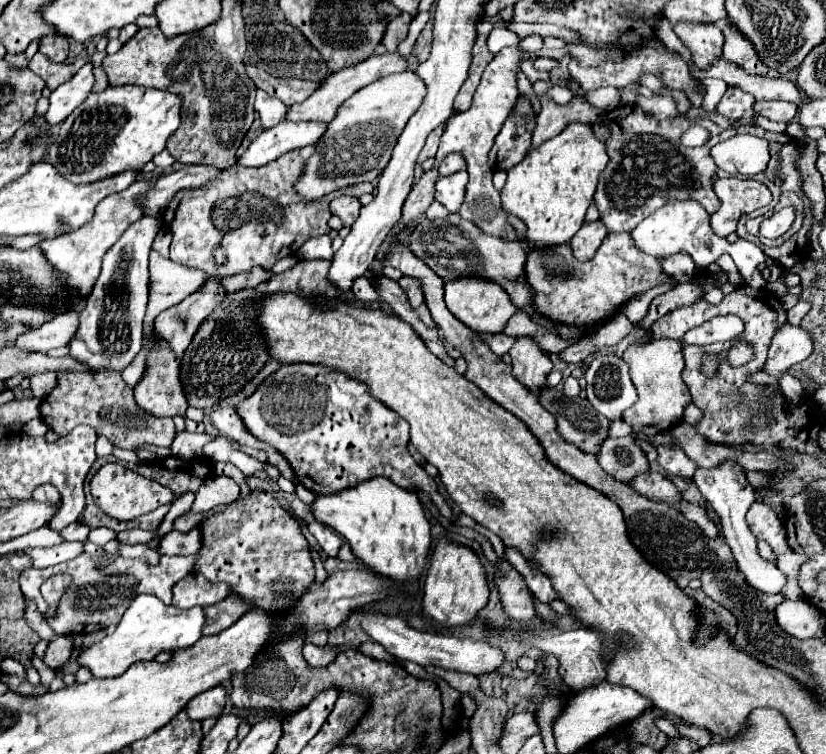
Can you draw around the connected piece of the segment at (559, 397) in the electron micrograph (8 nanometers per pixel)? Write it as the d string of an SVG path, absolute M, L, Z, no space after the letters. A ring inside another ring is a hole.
M543 387L543 389L539 389L537 397L539 397L539 403L555 417L559 435L565 441L571 441L573 445L577 445L585 453L597 453L599 445L607 439L609 421L603 415L595 413L595 409L591 409L591 403L587 399L565 397L565 393L559 391L559 389L555 389L555 387Z

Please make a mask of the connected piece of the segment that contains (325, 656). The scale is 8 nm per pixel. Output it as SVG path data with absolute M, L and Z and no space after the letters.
M307 643L307 645L303 647L303 657L305 657L305 661L307 661L311 667L325 667L325 665L329 665L329 663L335 659L335 649L331 649L331 647L319 649L319 647Z

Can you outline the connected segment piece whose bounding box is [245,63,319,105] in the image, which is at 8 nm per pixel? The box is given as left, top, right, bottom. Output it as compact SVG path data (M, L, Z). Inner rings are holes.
M247 63L245 69L247 69L247 75L253 79L253 83L259 89L267 91L271 97L281 99L285 105L293 105L293 103L299 103L299 101L307 99L319 87L319 81L273 77L271 74L257 69L251 63Z

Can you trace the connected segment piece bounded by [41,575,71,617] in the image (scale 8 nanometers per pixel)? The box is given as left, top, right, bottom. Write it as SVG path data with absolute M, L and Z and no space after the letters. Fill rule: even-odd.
M55 575L51 579L47 579L41 587L41 595L45 599L45 603L49 605L49 617L55 615L55 609L57 609L57 603L59 599L63 597L65 589L69 589L71 585L71 577L69 575Z

